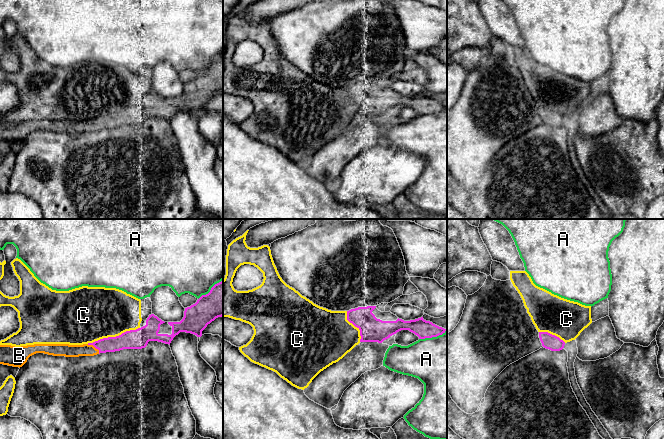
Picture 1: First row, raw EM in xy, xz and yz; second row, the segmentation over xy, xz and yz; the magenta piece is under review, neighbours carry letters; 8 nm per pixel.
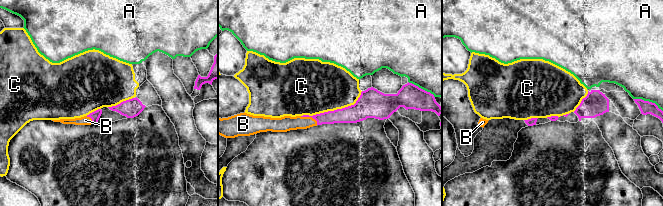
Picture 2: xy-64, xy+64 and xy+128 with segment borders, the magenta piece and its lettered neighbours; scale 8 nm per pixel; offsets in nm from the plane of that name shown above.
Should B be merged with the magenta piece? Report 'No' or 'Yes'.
Yes

